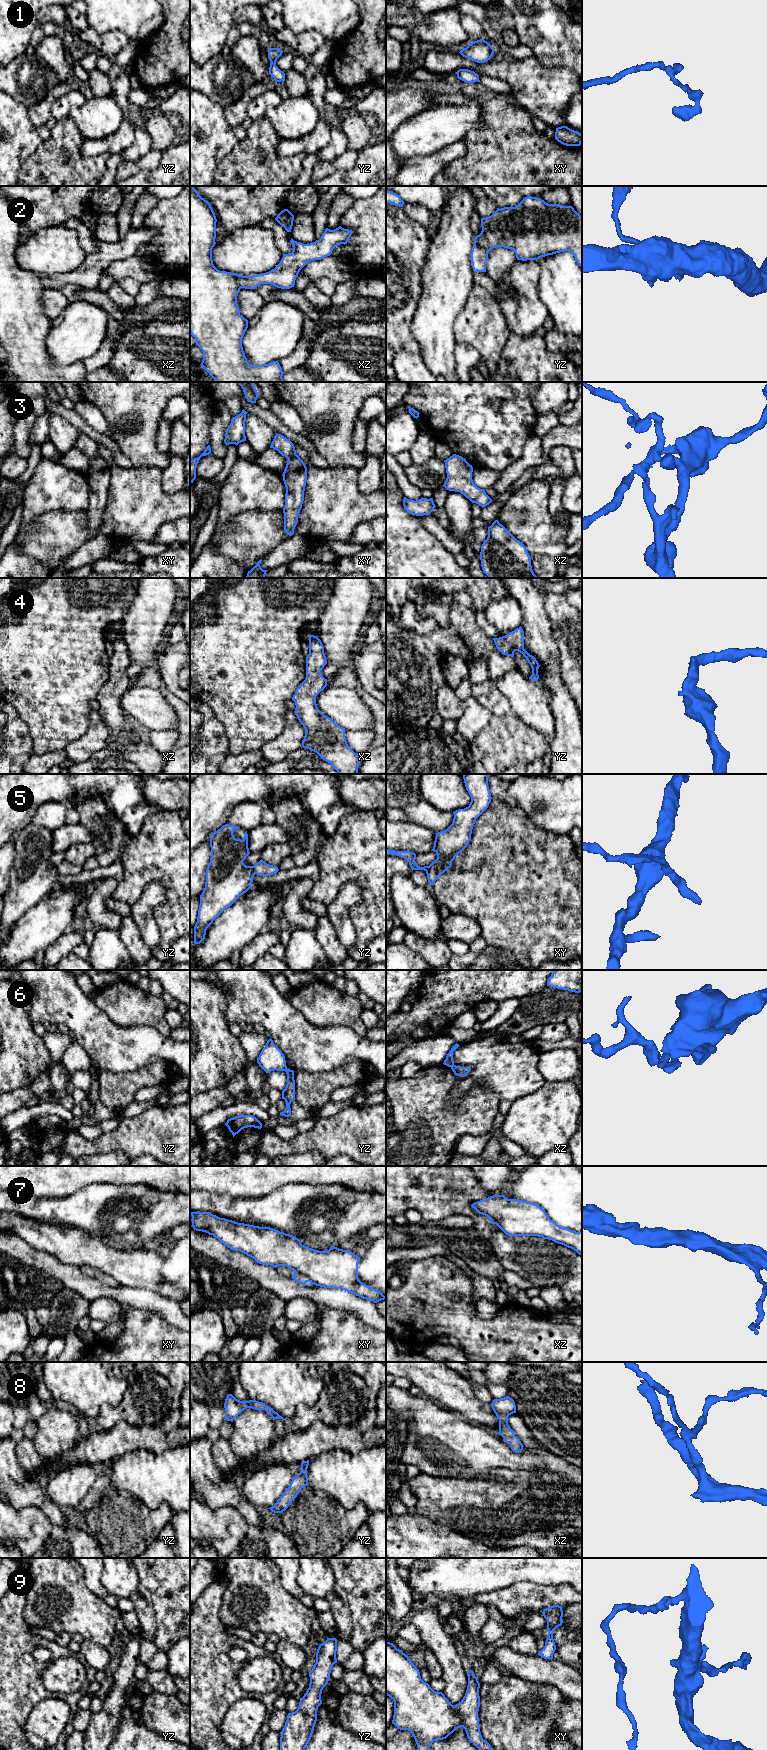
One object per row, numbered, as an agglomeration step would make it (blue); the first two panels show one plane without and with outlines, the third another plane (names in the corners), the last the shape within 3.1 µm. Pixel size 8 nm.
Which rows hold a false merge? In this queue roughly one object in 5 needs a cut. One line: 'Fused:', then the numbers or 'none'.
Fused: 2, 5, 6, 7

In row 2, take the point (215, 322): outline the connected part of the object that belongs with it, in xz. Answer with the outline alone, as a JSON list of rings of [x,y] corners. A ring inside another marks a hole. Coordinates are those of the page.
[[[190,186],[190,334],[203,352],[201,366],[214,379],[214,382],[285,382],[278,361],[263,365],[248,363],[242,347],[242,338],[248,328],[248,320],[240,315],[237,295],[240,286],[234,273],[218,270],[212,260],[212,249],[216,238],[216,216],[210,203]]]

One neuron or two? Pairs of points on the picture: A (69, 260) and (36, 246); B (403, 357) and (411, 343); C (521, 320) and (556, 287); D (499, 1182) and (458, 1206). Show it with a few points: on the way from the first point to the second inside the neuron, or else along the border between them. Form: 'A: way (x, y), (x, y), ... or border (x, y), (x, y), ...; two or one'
A: way (61, 252), (44, 251); one
B: border (418, 352), (398, 351), (396, 353); two
C: border (539, 277), (539, 298), (549, 314); two
D: border (475, 1176), (485, 1190), (494, 1194); two

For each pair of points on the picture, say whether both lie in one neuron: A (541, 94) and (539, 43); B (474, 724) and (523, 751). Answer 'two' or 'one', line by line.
A: two
B: two

